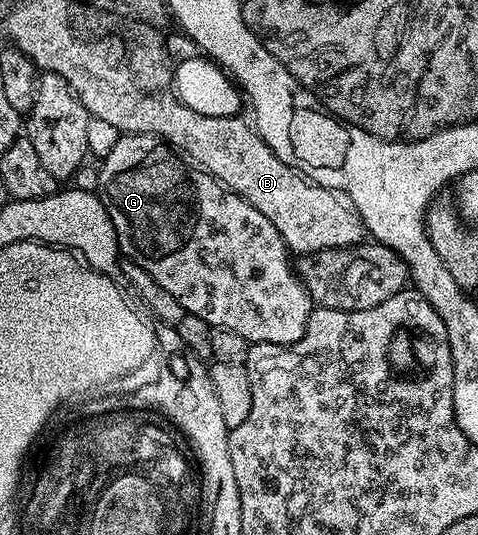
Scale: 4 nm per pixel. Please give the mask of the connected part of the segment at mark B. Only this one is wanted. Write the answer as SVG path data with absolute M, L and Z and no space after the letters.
M24 26L24 30L28 30L28 34L20 38L16 47L41 71L62 76L62 80L70 84L70 88L88 109L91 117L102 120L115 130L126 134L151 134L164 139L165 142L172 138L168 145L173 150L185 159L191 160L204 173L211 174L225 190L231 190L239 198L258 208L258 212L262 212L262 216L266 216L266 220L270 220L270 224L278 228L284 245L293 255L313 254L319 250L337 250L365 241L366 231L359 212L354 209L344 210L344 206L340 206L340 202L332 198L332 190L310 181L300 171L278 160L278 156L274 156L272 149L260 139L255 125L248 123L247 126L240 116L204 116L181 102L168 102L168 98L140 98L140 94L132 94L130 82L124 82L124 78L120 78L120 74L116 74L112 66L100 66L100 50L96 50L96 46L84 46L84 42L80 42L80 30L76 30L76 34L72 34L68 26Z

